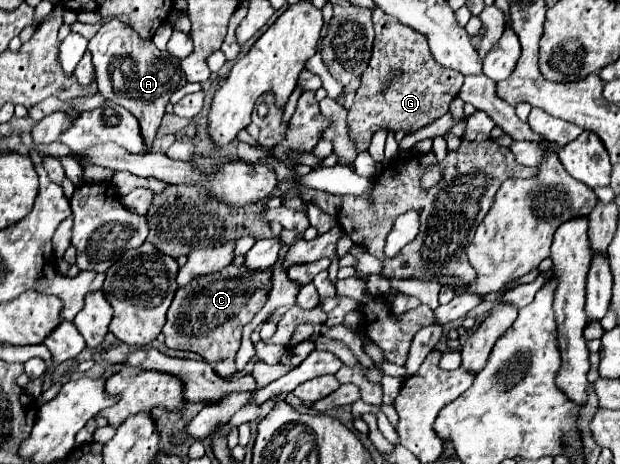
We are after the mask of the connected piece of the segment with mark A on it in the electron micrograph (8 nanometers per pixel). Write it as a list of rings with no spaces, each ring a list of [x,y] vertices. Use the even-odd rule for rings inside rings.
[[[119,19],[103,23],[99,33],[89,41],[89,51],[93,53],[99,93],[105,99],[129,109],[139,119],[145,143],[151,145],[173,91],[187,85],[185,73],[181,71],[181,61],[167,51],[155,49],[151,41],[123,41],[123,23]]]

